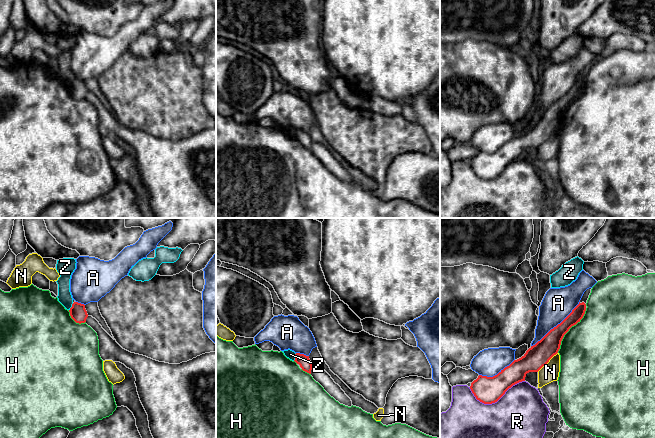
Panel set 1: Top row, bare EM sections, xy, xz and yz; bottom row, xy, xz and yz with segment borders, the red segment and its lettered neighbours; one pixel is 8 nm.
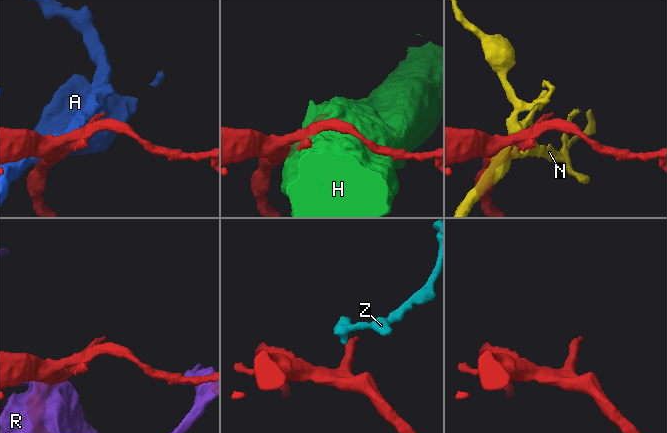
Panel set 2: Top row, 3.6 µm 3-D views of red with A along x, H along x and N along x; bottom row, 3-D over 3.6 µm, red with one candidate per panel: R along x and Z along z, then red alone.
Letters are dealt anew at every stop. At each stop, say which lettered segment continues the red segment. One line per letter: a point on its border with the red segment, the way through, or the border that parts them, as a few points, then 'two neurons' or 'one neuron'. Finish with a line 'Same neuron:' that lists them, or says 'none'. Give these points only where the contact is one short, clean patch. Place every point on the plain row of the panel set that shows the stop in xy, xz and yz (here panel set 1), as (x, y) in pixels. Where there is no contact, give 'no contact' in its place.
A: contact yz (557, 101); two neurons
H: contact yz (568, 106); two neurons
N: contact yz (547, 138); two neurons
R: contact yz (495, 177); two neurons
Z: contact xz (295, 133); border xz (296, 129), (293, 136); two neurons
Same neuron: none

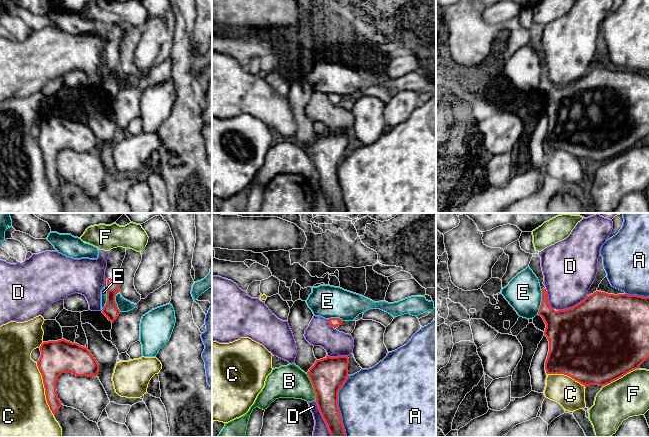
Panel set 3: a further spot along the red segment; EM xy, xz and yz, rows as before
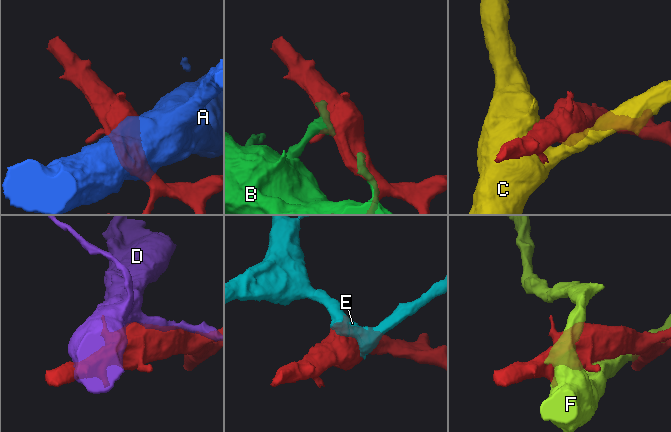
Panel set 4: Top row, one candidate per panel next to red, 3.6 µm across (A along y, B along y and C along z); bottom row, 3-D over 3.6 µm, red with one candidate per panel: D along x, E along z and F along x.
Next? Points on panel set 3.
A: contact xz (337, 182); two neurons
B: contact xz (313, 163); two neurons
C: contact xy (44, 163); two neurons
D: contact xz (323, 194); two neurons
E: contact yz (541, 78); border yz (541, 66), (541, 81), (537, 90); two neurons
F: contact yz (620, 153); two neurons
Same neuron: none

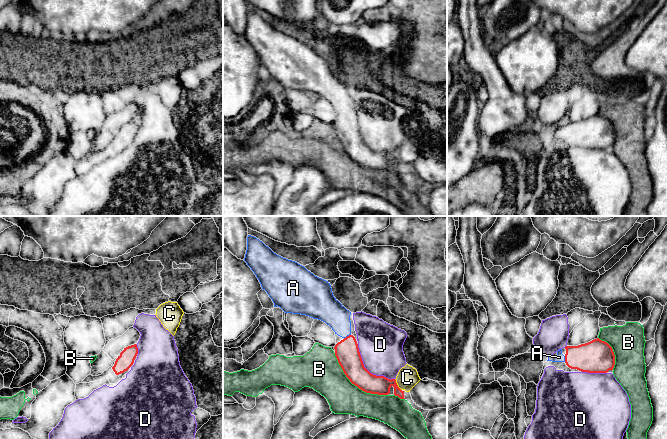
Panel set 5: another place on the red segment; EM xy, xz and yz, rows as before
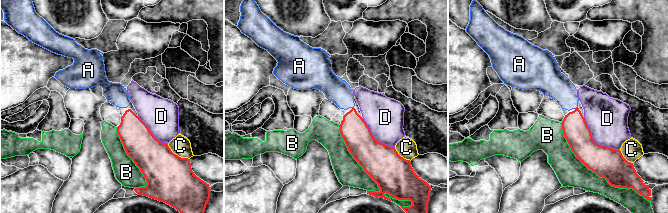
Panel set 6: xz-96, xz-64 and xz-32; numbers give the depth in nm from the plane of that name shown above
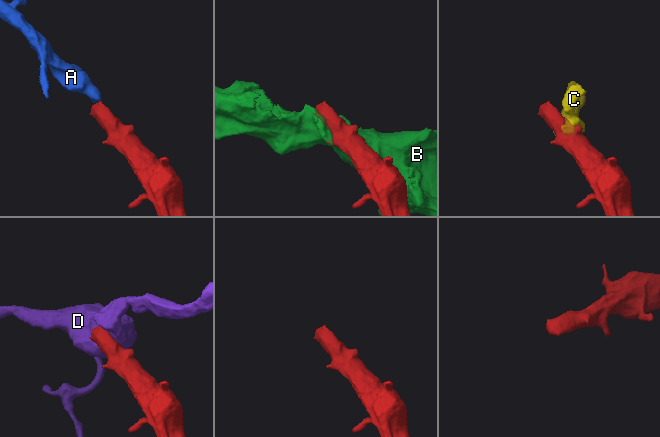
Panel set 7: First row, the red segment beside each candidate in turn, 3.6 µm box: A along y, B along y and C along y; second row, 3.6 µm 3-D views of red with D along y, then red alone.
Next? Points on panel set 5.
A: contact xz (347, 112); way xz (347, 129), (347, 112), (338, 94), (330, 86); one neuron
B: contact xz (355, 161); two neurons
C: contact xz (397, 161); border xz (394, 155), (401, 166); two neurons
D: contact xz (367, 146); two neurons
Same neuron: A

